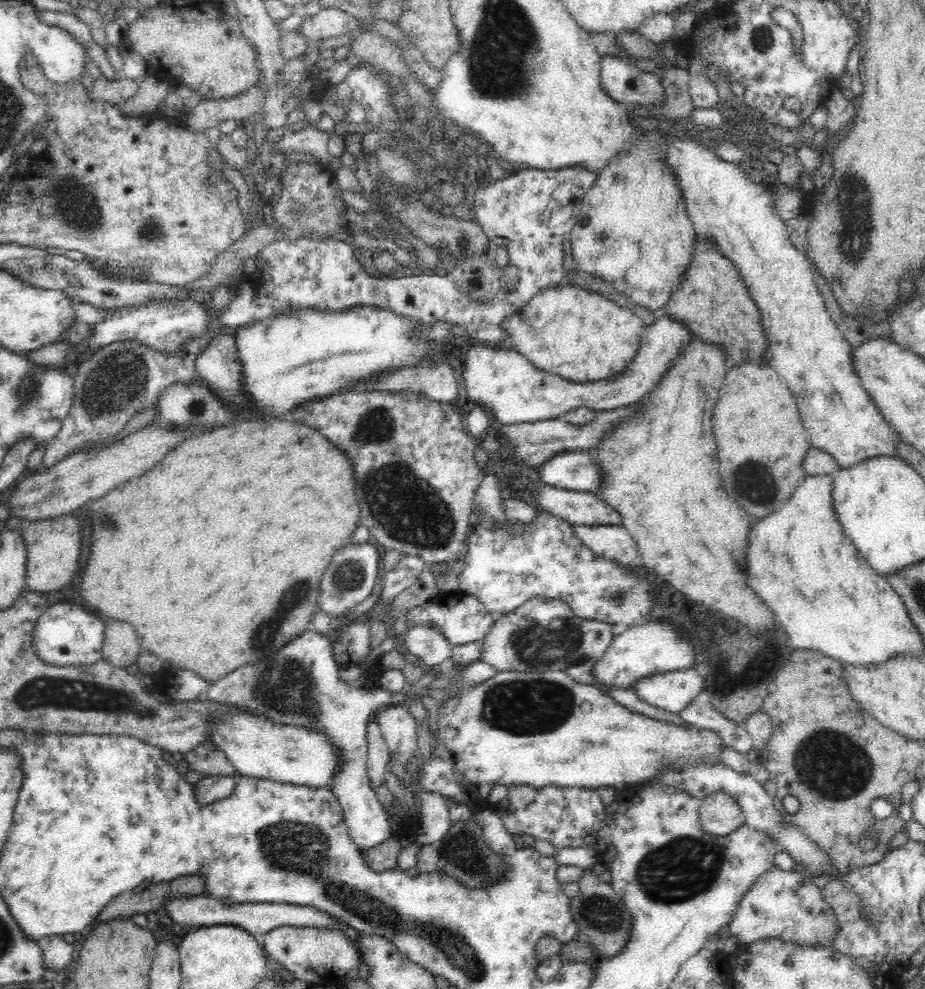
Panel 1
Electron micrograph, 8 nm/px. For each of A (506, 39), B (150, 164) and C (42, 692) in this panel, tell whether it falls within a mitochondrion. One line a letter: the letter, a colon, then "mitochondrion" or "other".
A: mitochondrion
B: other
C: mitochondrion

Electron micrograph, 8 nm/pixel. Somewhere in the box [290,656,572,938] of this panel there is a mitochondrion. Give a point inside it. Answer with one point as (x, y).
(462, 852)

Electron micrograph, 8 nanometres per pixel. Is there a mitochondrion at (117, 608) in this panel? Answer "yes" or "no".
no

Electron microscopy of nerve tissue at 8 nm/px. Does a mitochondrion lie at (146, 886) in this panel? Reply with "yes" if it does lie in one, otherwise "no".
no

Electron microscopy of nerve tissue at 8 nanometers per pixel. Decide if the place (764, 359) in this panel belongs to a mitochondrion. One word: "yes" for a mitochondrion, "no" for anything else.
no

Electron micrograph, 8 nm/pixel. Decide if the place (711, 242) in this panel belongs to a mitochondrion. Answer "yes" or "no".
no

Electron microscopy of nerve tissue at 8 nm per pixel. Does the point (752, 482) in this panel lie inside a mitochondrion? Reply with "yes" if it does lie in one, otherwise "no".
yes

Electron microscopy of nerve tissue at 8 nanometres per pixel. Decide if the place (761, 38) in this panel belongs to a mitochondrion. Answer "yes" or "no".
yes

